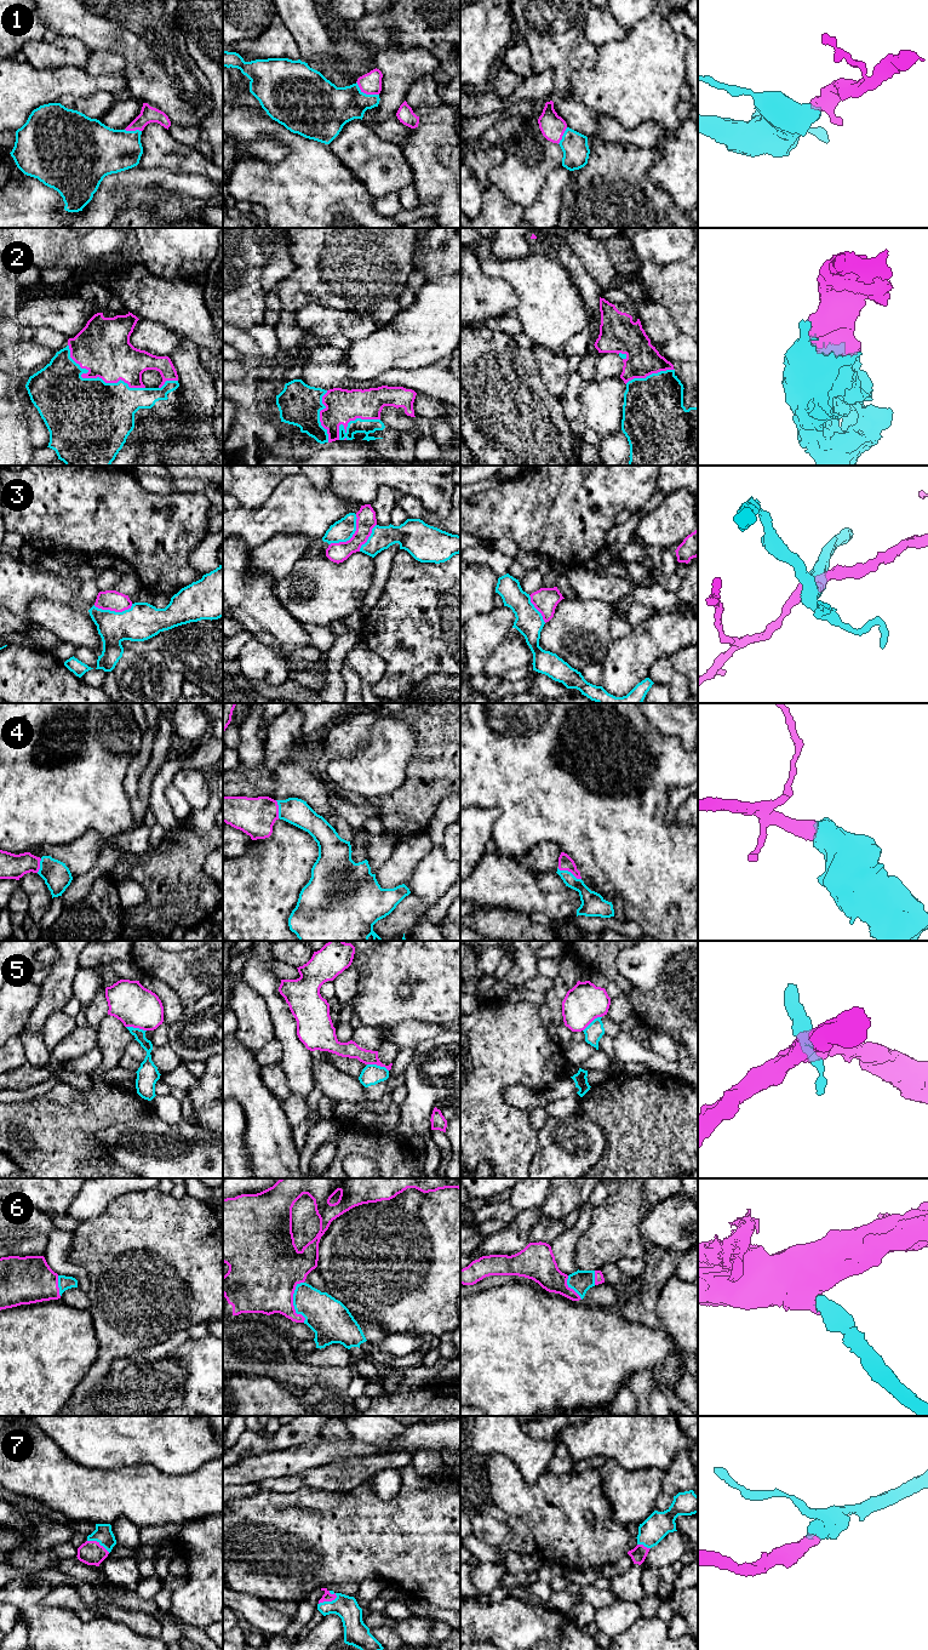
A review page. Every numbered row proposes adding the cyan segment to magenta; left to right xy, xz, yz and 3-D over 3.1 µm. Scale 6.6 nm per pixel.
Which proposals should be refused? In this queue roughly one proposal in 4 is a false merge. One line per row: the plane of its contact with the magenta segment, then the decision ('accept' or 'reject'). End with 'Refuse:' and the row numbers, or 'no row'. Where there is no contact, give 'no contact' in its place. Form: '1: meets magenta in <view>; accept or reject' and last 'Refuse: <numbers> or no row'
1: meets magenta in xz; accept
2: meets magenta in xy; accept
3: meets magenta in xz; reject
4: meets magenta in yz; accept
5: meets magenta in xz; reject
6: meets magenta in xz; accept
7: meets magenta in xz; accept
Refuse: 3, 5

